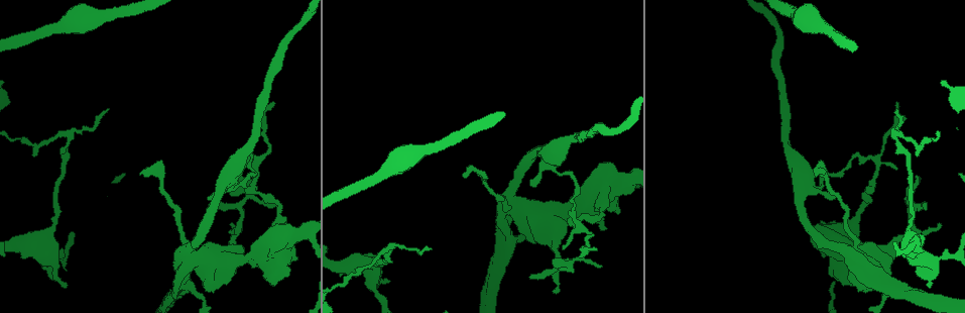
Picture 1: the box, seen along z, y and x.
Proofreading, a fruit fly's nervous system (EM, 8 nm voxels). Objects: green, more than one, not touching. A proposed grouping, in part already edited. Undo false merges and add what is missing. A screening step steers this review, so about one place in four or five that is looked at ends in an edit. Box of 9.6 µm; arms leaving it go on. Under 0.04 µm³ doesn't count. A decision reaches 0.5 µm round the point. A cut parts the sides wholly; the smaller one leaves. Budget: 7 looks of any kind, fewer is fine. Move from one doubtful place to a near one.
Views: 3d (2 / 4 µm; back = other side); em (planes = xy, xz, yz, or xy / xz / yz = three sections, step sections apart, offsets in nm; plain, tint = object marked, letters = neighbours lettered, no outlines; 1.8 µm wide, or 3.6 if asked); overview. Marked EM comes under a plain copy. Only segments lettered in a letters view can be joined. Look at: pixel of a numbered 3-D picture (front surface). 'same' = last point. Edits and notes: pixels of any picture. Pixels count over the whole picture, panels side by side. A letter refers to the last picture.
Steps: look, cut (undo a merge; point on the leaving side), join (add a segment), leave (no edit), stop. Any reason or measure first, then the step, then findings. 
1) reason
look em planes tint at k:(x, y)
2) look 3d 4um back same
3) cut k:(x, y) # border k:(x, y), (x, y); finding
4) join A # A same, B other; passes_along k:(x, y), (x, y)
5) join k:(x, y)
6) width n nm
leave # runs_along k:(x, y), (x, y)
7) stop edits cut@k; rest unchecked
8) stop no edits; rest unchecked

four-way junction
look em 3.6um planes tint at 1:(185, 251)

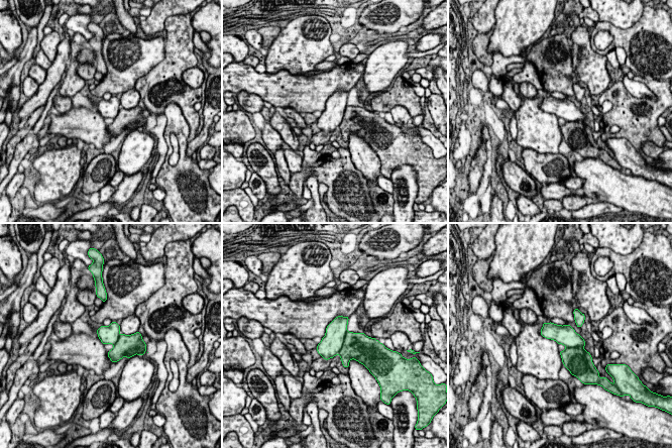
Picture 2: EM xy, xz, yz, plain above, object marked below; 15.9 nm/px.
what lies round it
look em 3.6um planes letters same

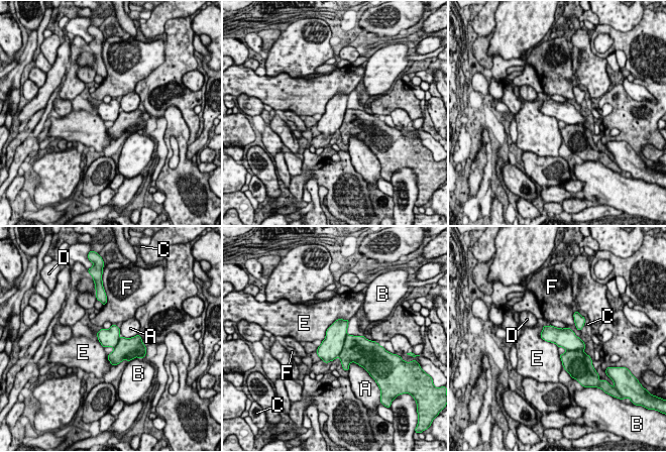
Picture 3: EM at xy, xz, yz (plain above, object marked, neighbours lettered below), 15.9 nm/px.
width 300 nm
cut 3:(330, 348) # A other, B other, C other, D other, E other, F other; border 3:(346, 334), (341, 352), (337, 356); two cells meet here

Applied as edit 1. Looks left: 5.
see it whole again
look overview

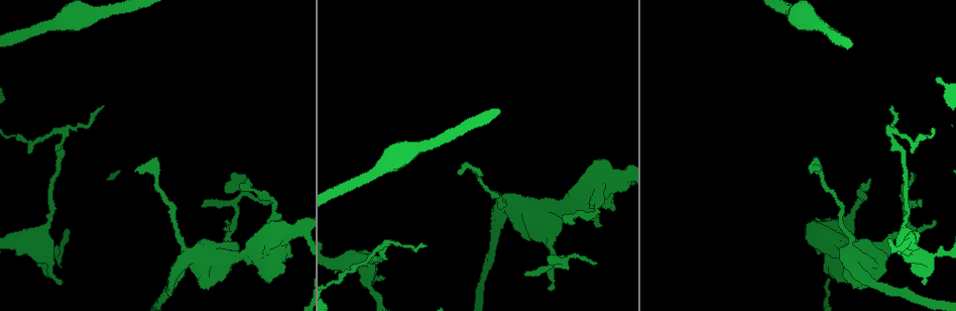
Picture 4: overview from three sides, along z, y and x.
free end
look em yz step 4 tint at 4:(927, 282)

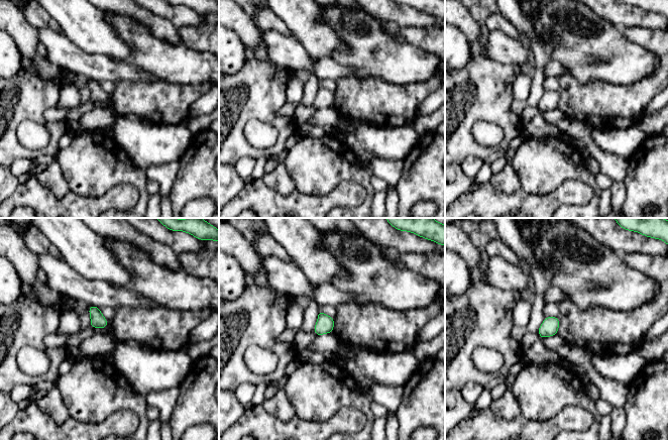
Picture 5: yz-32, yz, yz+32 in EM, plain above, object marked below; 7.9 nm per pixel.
what lies round it
look em yz step 4 letters same

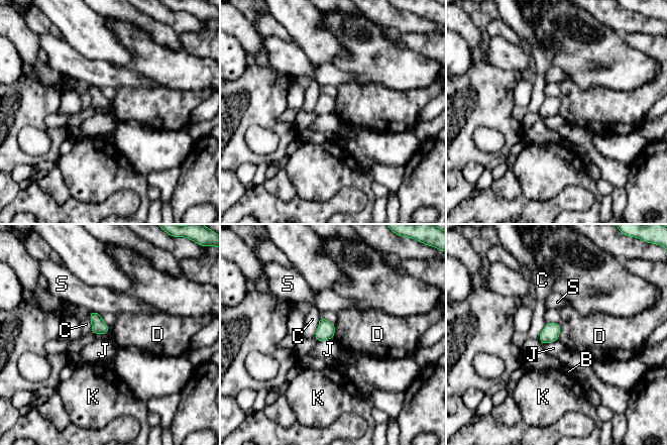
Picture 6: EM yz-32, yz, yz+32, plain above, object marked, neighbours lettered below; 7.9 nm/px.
leave # B other, C other, D other, J other, K other, S other; border 6:(559, 323), (559, 337), (557, 339); none of them fits

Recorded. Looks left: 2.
abrupt turn
look 3d 2um at 4:(894, 134)

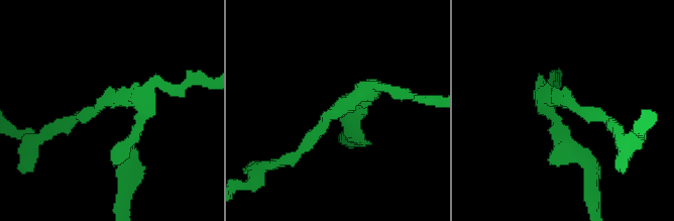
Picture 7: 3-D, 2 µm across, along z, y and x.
look em xy step 16 letters at 7:(126, 102)

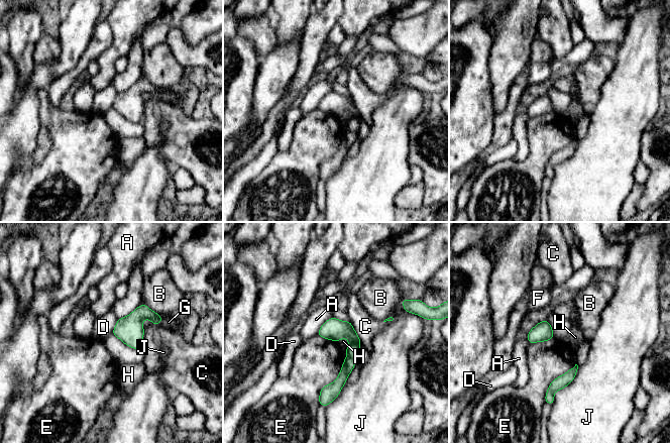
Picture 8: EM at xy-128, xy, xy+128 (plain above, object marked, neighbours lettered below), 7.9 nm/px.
cut 8:(348, 364) # A other, B other, C other, D other, E other, F other, G other, H other, J other; border 8:(347, 356), (354, 360); a second cell is stuck on

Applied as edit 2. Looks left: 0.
stop edits cut@3, cut@8; rest unchecked

